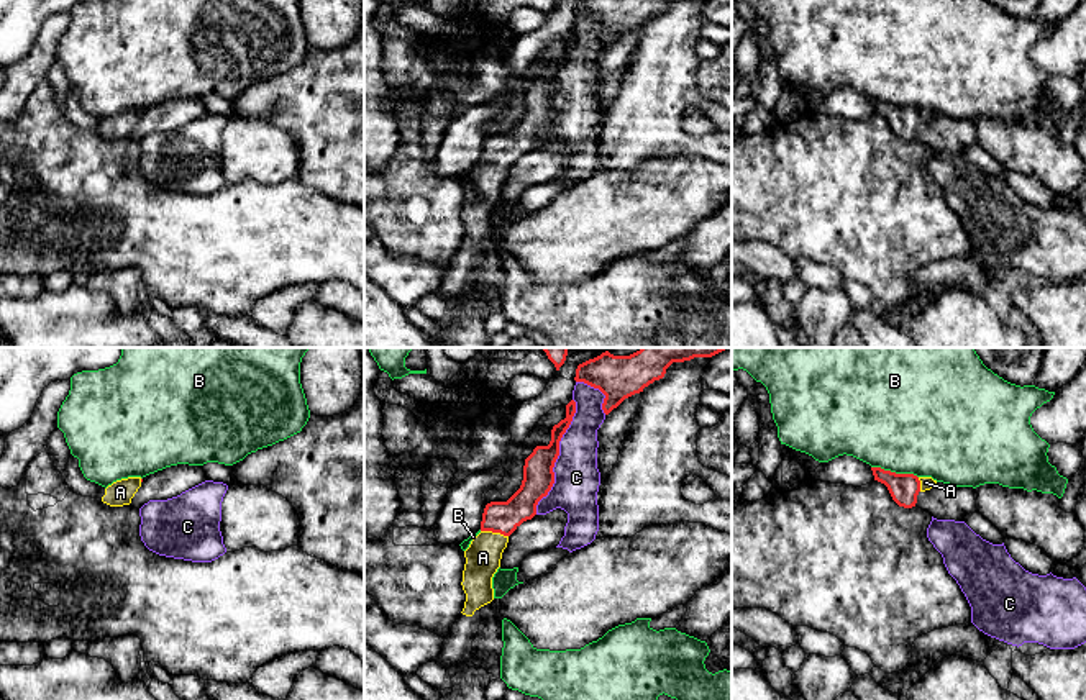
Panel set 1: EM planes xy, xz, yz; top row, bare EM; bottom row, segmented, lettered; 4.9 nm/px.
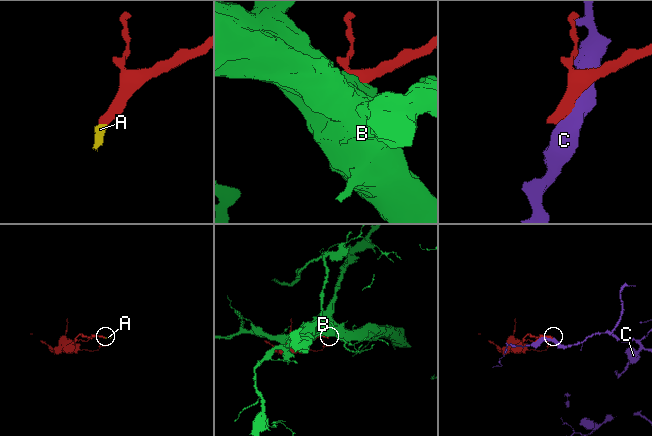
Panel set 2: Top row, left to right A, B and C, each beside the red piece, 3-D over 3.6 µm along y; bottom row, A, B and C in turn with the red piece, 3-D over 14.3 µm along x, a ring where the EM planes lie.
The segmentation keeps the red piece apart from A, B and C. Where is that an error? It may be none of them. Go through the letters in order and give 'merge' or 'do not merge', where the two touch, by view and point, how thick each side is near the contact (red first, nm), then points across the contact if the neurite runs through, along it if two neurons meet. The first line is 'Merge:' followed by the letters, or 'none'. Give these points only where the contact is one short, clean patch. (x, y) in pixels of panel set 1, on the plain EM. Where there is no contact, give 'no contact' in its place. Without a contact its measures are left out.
Merge: A
A: merge; contact xz (494, 164); calibres 160 and 180 nm; way xz (499, 150), (494, 164), (483, 190)
B: do not merge; contact yz (894, 105); calibres 140 and 500 nm
C: do not merge; contact xz (558, 87); calibres 160 and 220 nm

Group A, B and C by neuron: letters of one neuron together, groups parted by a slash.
A / B / C

